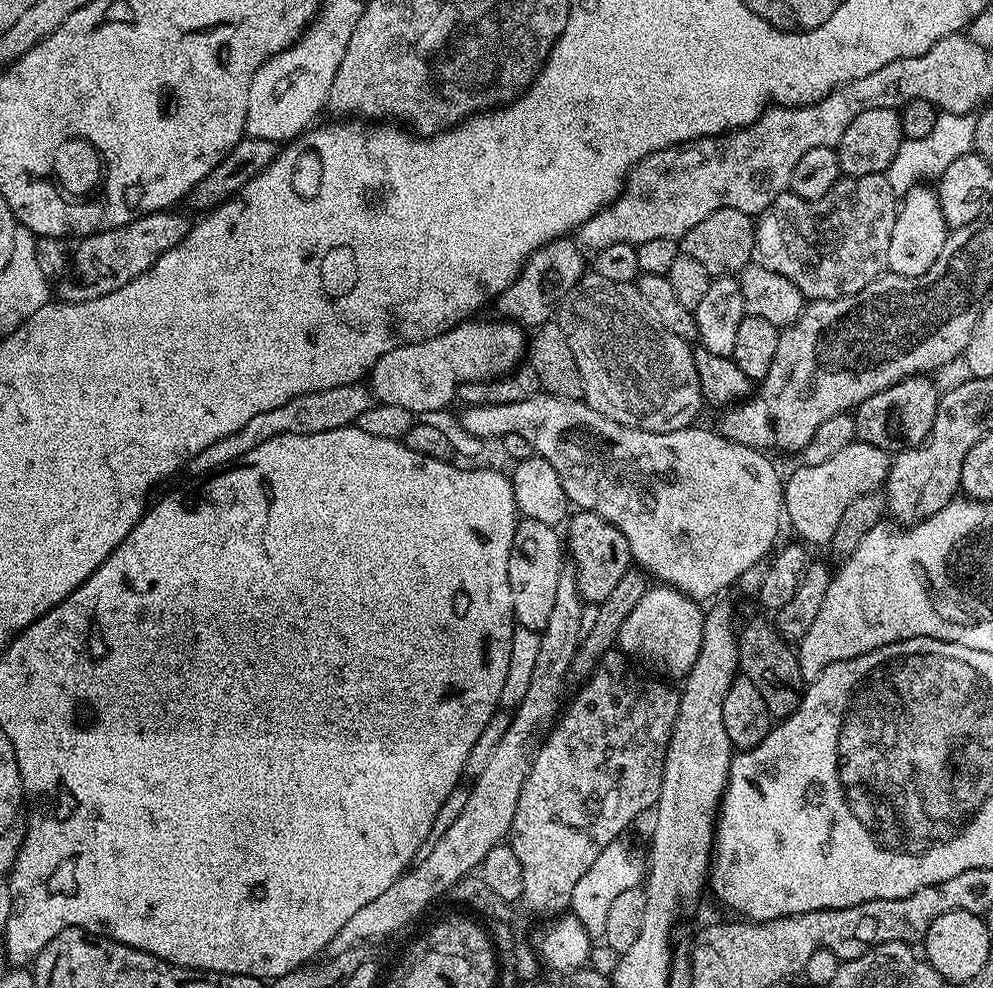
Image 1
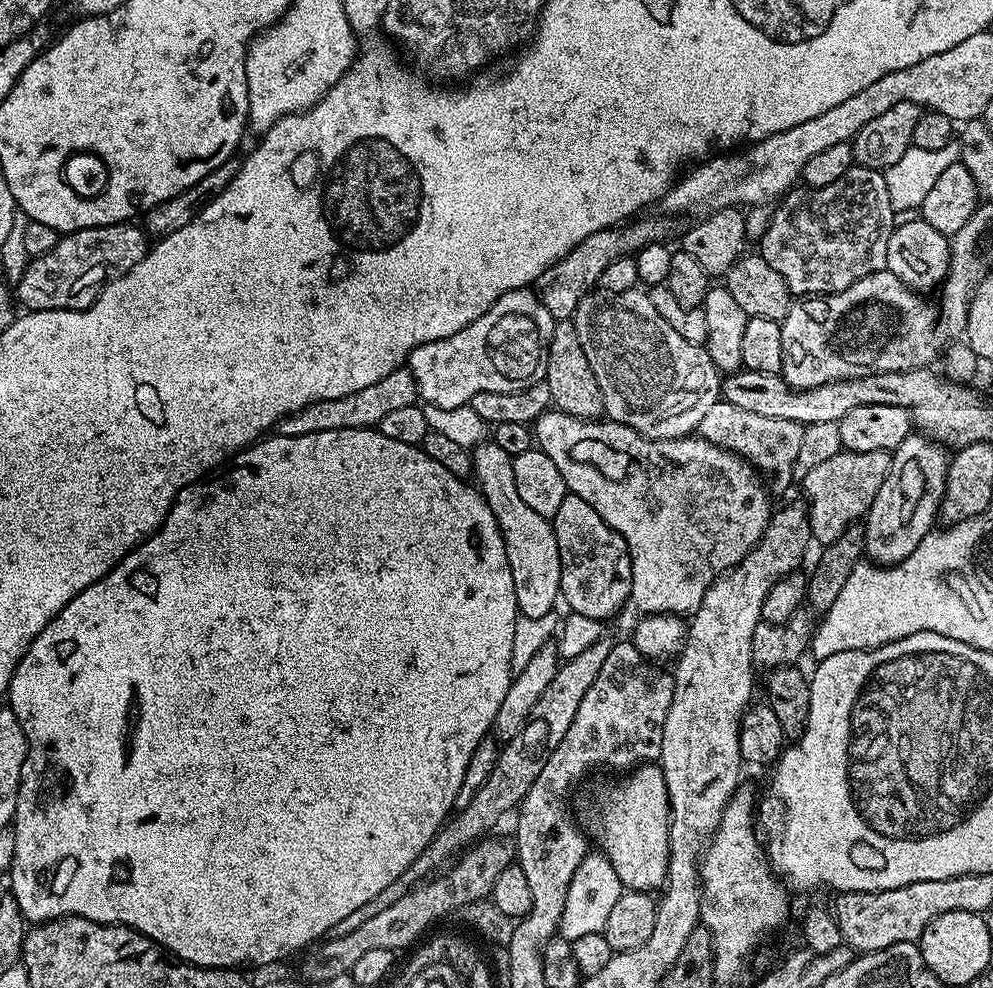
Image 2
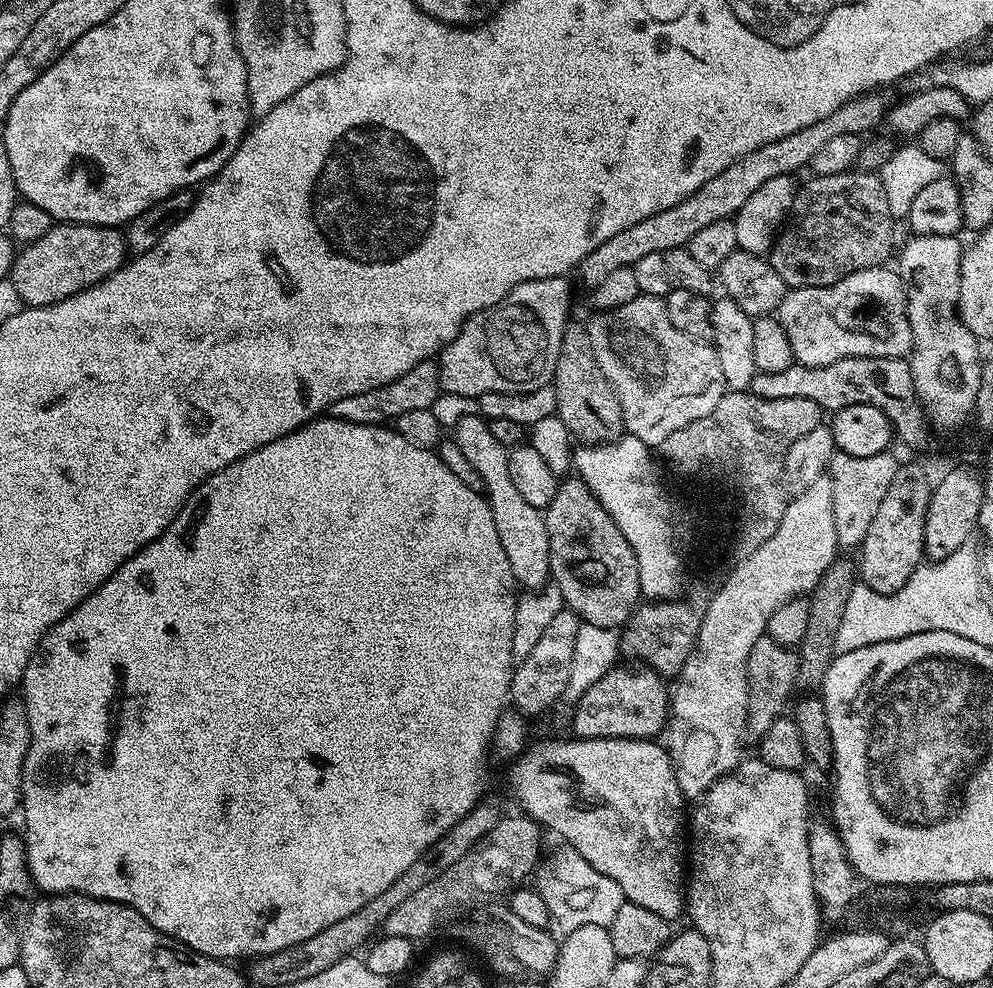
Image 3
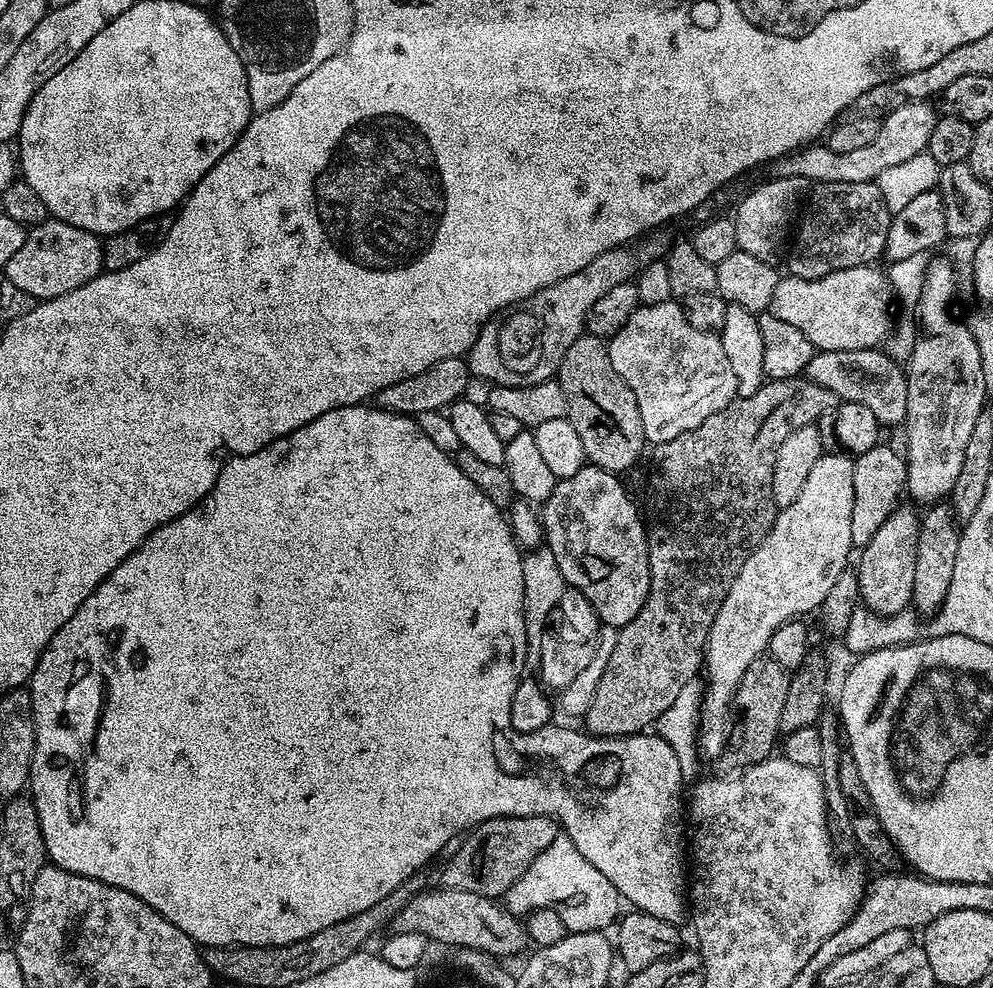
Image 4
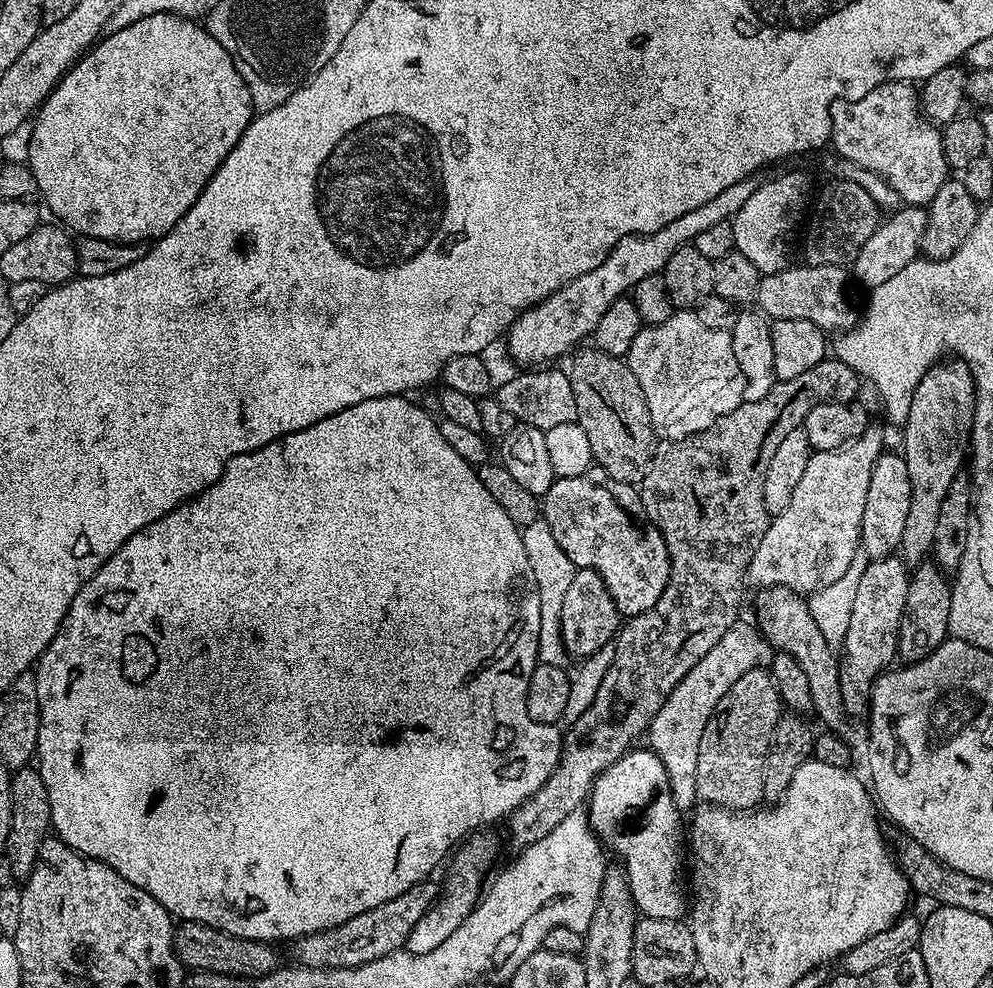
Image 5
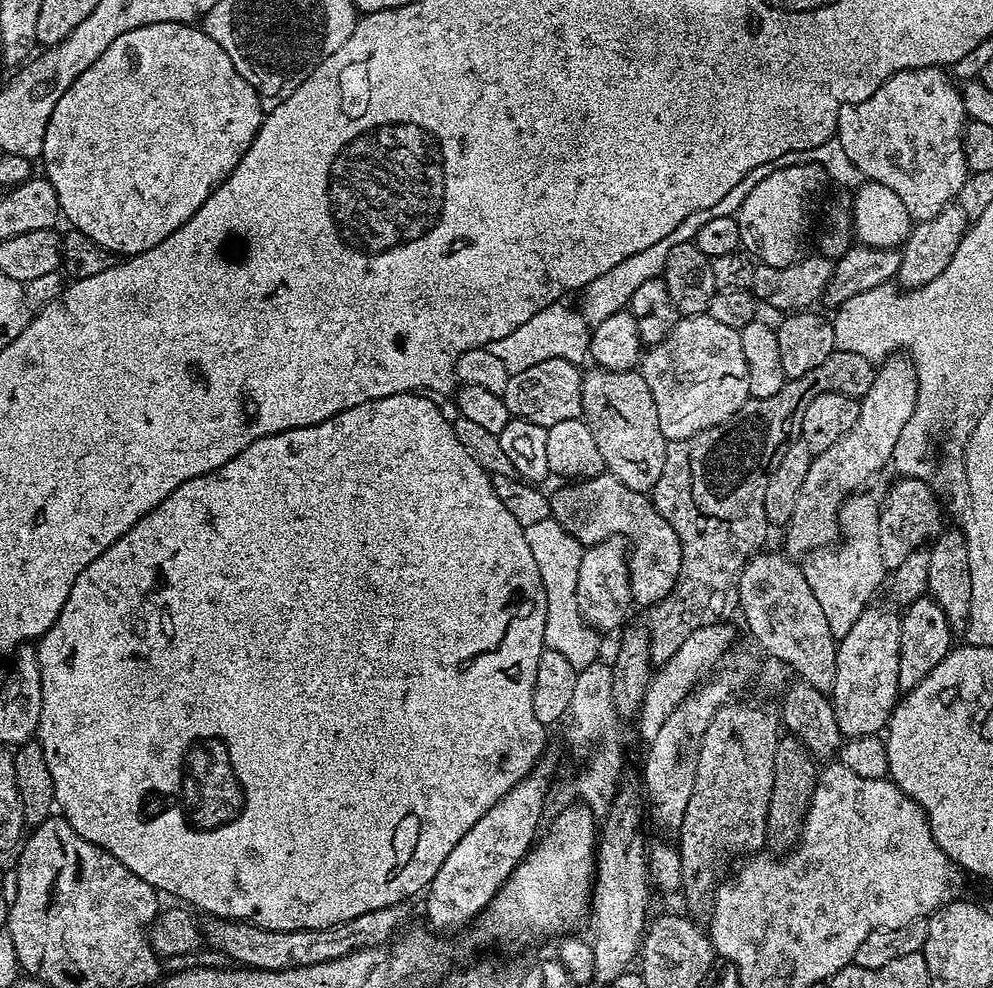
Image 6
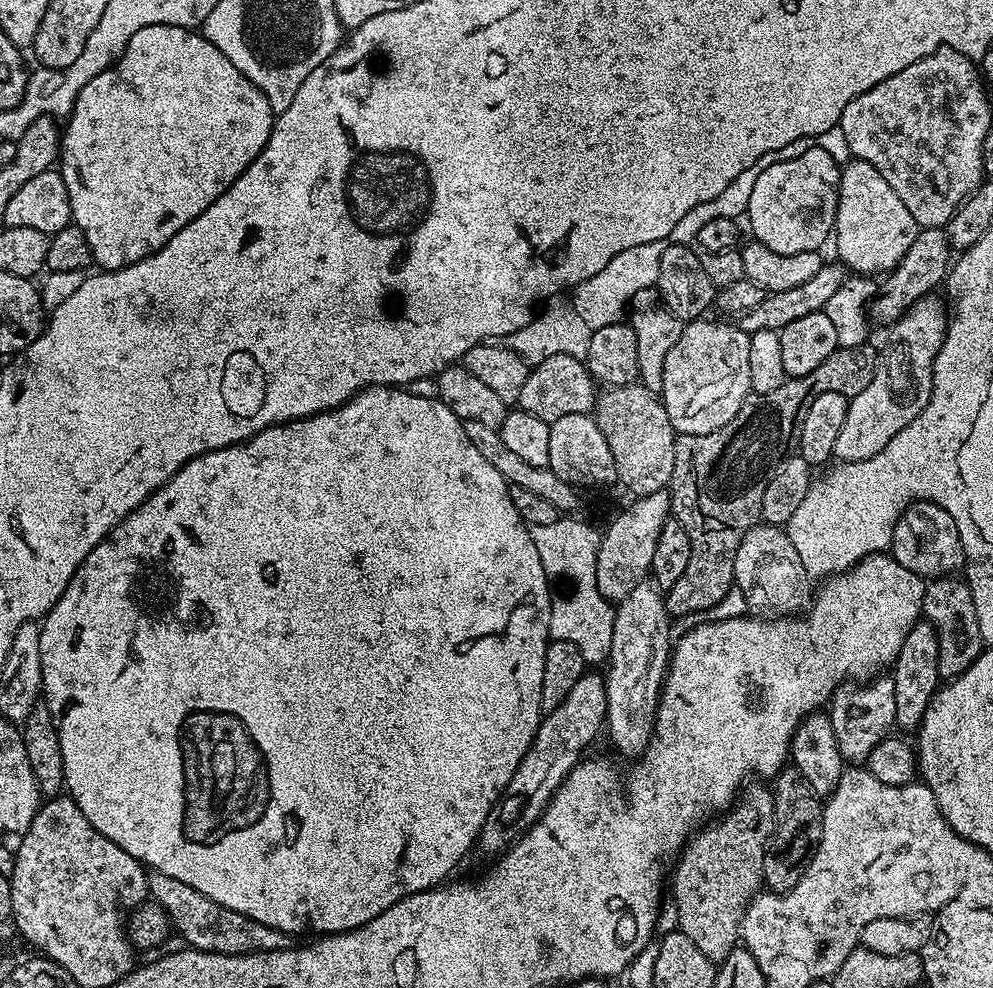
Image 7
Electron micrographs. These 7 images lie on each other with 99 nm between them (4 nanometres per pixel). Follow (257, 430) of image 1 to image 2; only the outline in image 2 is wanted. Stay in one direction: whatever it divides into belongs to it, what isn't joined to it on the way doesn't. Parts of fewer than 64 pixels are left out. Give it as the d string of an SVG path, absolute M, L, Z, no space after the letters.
M407 367L390 373L382 382L374 382L374 386L366 386L366 390L358 390L354 394L346 394L346 398L326 398L322 402L314 402L276 423L275 431L282 436L301 436L302 434L318 434L322 430L350 430L351 428L371 428L379 426L382 418L402 406L417 403L416 380Z

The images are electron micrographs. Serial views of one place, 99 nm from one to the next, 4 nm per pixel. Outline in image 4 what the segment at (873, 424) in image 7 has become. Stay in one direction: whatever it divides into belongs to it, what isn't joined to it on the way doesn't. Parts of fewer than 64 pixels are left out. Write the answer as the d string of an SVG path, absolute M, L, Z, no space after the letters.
M825 454L818 458L818 462L814 462L814 467L810 469L810 475L806 477L806 483L802 485L802 494L798 494L798 498L794 498L794 502L790 502L790 506L779 509L776 514L776 520L772 524L772 531L766 534L764 541L756 547L750 554L750 558L746 558L746 562L742 566L742 570L738 570L738 578L734 578L734 586L730 586L730 594L726 594L726 598L722 602L722 606L718 610L718 614L714 618L714 622L710 626L710 634L708 642L704 645L704 663L706 676L708 672L708 680L706 679L706 687L703 689L703 715L700 718L699 730L699 755L706 761L716 760L723 752L726 752L726 745L730 740L730 709L733 707L736 691L742 682L742 674L746 674L746 666L750 666L750 662L754 662L759 656L765 655L768 651L768 643L770 642L770 634L774 634L774 630L778 630L778 626L782 626L787 620L795 620L797 618L807 617L807 612L815 613L823 604L824 599L830 594L830 590L834 590L834 586L840 581L841 576L845 575L848 564L848 555L853 555L854 545L850 538L850 514L854 512L854 460L853 457L843 454Z

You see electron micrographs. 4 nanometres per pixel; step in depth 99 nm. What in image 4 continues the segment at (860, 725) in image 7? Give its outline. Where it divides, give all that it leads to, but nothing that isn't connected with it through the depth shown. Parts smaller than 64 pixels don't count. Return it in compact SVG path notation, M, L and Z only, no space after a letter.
M897 506L888 515L886 522L878 526L874 538L866 547L859 549L860 565L854 569L854 575L860 591L859 599L863 607L869 608L874 614L896 616L911 605L914 590L914 558L918 550L918 530L920 516L917 509Z

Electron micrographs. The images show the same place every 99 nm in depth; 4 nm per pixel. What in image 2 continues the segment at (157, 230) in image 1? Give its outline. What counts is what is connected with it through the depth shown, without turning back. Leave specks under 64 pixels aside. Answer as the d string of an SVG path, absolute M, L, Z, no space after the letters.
M132 222L83 228L61 235L54 250L29 259L20 280L15 281L15 299L30 312L89 308L106 285L122 278L122 274L130 274L142 262L149 247L150 240L143 227Z

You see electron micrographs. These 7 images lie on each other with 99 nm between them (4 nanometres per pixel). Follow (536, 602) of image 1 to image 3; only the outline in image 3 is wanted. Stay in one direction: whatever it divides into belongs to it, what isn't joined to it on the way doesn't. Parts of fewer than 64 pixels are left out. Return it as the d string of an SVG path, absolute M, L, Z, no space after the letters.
M477 414L467 416L457 422L454 439L460 445L462 455L470 461L470 466L482 478L483 495L486 497L494 526L498 529L498 538L502 542L502 550L506 550L506 559L510 562L510 570L514 574L517 585L524 590L539 590L549 583L550 570L550 538L546 534L546 522L543 511L518 494L514 482L510 478L509 449L494 438L488 420Z

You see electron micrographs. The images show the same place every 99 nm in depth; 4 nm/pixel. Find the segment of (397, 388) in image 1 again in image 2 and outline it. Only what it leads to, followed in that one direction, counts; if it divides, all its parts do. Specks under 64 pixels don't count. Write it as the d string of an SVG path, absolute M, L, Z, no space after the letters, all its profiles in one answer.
M531 287L515 288L502 294L502 298L498 298L498 302L486 310L486 314L470 322L470 326L458 330L458 334L450 334L450 338L438 338L438 342L426 342L409 354L406 367L416 380L419 399L425 405L433 404L442 410L454 410L463 404L471 404L474 394L510 394L542 382L545 380L550 338L554 334L556 322Z

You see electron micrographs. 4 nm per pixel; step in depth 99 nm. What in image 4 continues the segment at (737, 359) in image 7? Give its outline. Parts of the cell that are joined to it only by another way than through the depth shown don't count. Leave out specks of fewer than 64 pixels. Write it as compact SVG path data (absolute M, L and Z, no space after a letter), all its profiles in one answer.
M675 299L637 307L630 314L626 326L622 326L622 330L615 332L607 341L607 346L610 366L614 366L622 382L630 386L638 402L644 439L649 445L670 442L670 438L678 438L678 434L686 434L686 430L702 426L702 422L706 422L710 414L718 414L718 410L725 408L737 397L734 370L730 370L730 362L726 359L726 350L722 350L719 335L715 332L694 330L694 326L690 326L686 318L683 303Z

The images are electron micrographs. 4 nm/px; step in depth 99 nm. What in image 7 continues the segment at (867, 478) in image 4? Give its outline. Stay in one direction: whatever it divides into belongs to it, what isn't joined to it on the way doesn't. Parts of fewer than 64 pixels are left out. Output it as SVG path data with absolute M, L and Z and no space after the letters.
M929 500L912 501L912 505L900 515L894 526L890 555L917 578L956 574L966 564L962 538L958 538L958 526L954 526L954 518L950 518L950 514L942 510L942 506Z

